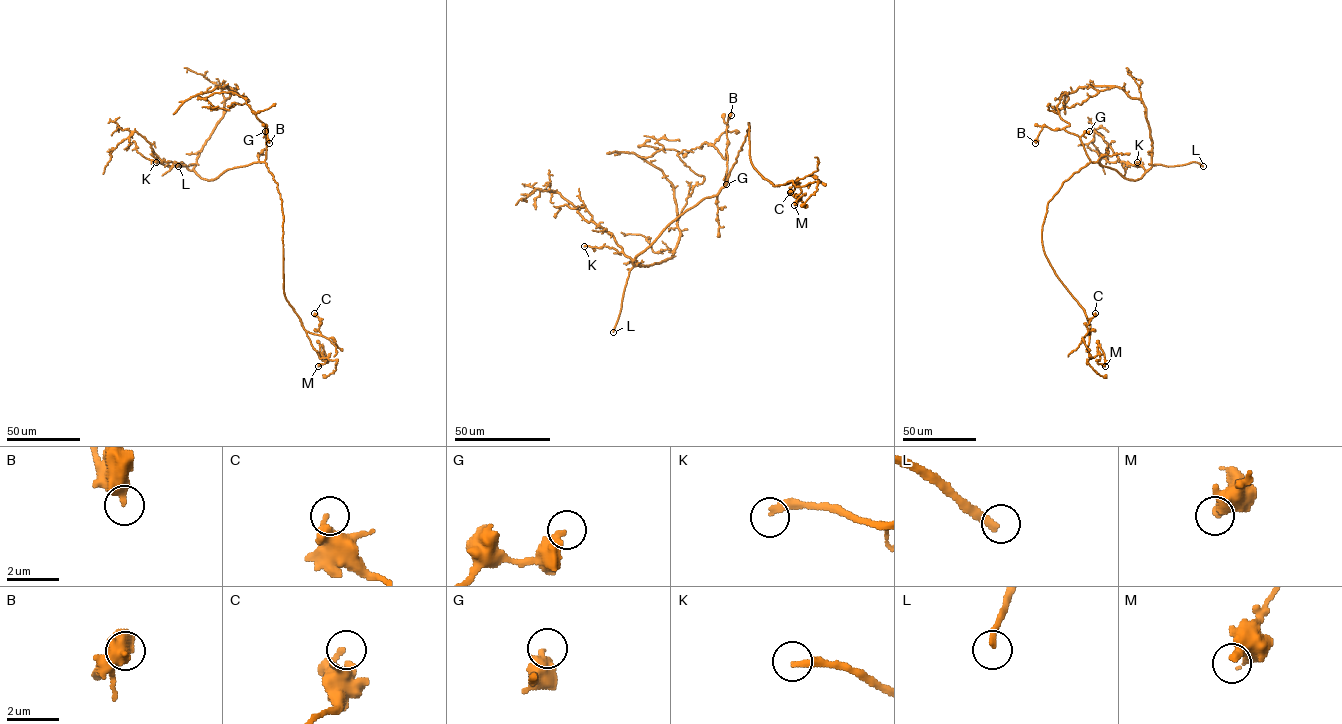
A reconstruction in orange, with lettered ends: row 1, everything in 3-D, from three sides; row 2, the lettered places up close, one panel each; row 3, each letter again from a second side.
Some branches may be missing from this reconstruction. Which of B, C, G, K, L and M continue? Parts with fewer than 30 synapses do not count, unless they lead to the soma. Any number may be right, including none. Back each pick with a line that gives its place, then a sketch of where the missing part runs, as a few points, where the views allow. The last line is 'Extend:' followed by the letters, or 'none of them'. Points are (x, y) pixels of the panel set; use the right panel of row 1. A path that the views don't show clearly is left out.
G: place (1089, 131); course (1089, 131), (1091, 112), (1087, 107), (1093, 102)
K: place (1137, 162); course (1137, 162), (1114, 169), (1120, 179)
L: place (1203, 166); course (1203, 166), (1214, 173), (1217, 170), (1211, 141), (1204, 136)
Extend: G, K, L

